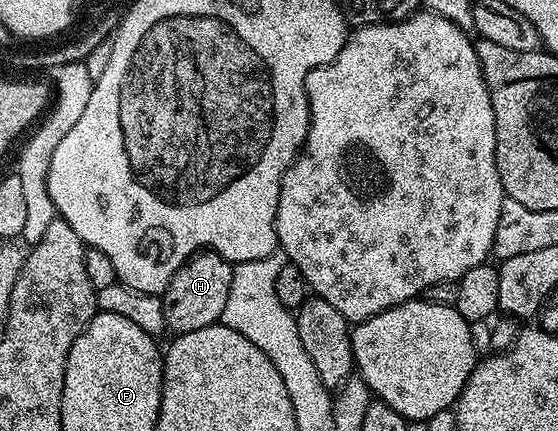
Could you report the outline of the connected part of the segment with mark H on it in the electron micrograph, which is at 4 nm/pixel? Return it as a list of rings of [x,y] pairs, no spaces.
[[[203,250],[186,260],[177,274],[173,274],[169,286],[162,293],[168,329],[178,334],[220,323],[225,302],[229,299],[229,282],[233,282],[233,264],[219,252]]]

